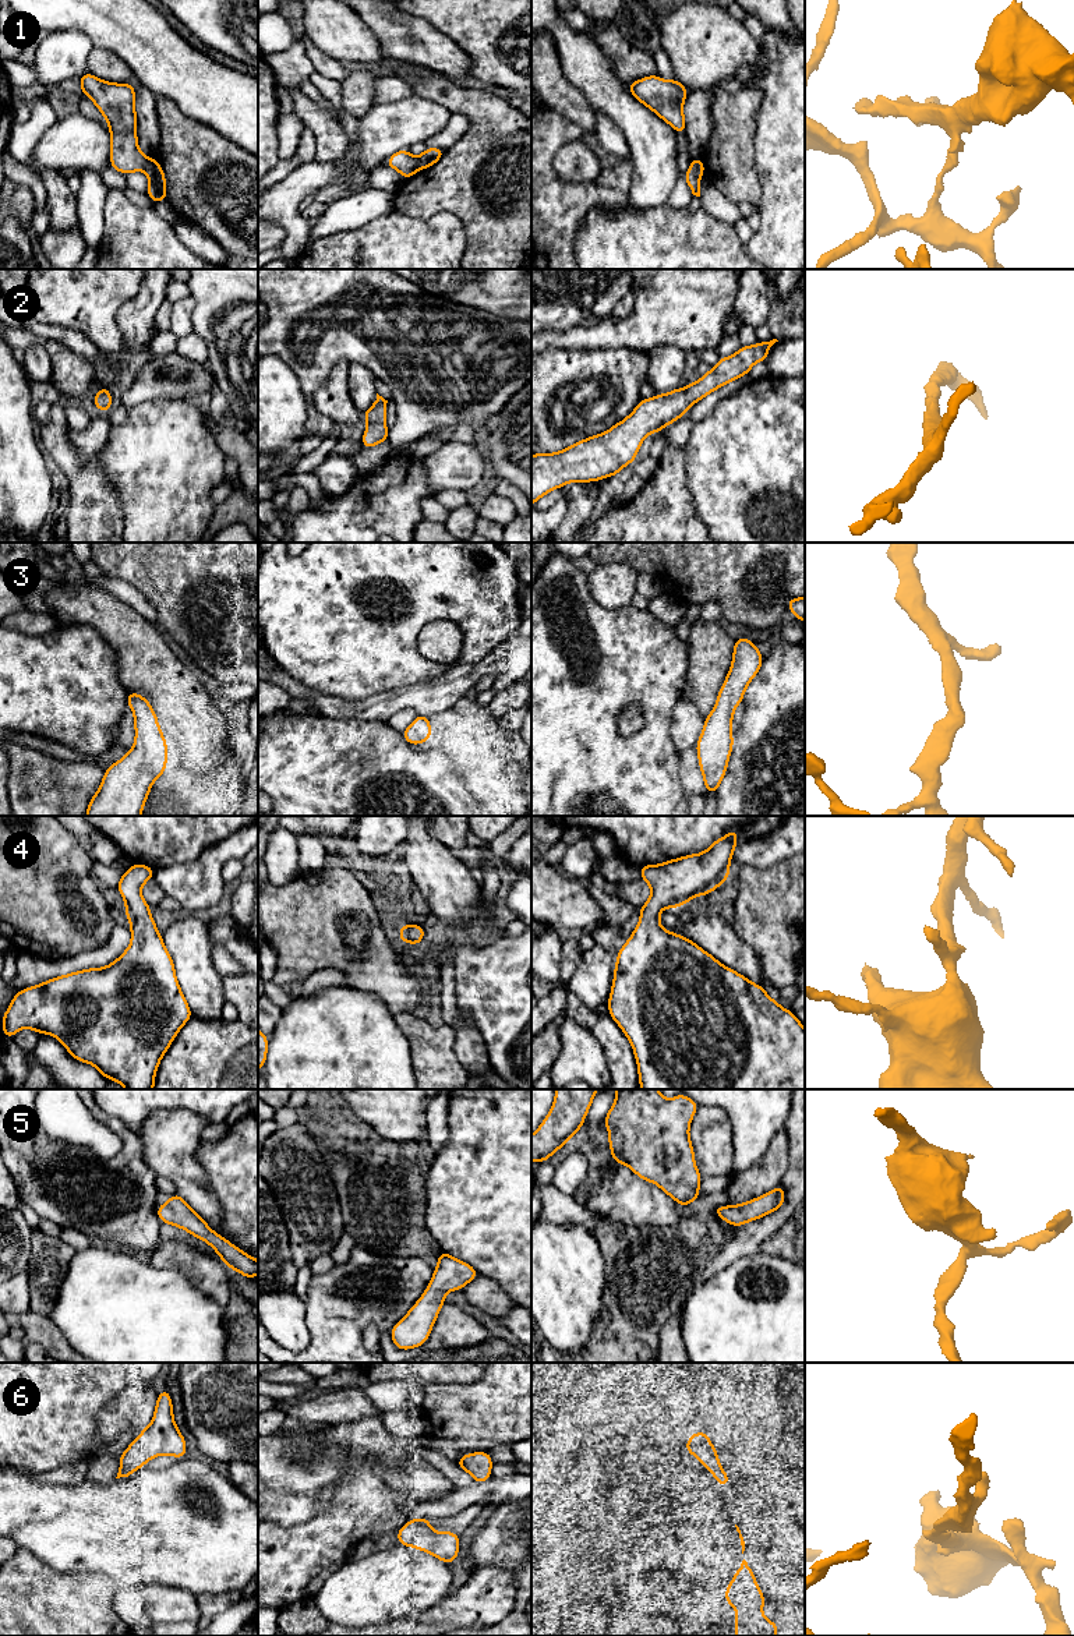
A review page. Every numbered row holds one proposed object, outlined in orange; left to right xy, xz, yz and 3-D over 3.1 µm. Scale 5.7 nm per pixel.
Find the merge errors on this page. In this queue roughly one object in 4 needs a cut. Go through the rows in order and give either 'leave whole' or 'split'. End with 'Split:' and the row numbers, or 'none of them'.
1: split
2: leave whole
3: leave whole
4: leave whole
5: leave whole
6: leave whole
Split: 1

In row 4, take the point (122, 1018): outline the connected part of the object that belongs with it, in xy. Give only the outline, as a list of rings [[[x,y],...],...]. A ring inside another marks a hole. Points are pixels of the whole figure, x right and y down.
[[[134,863],[117,884],[117,890],[126,901],[124,915],[128,918],[131,927],[128,948],[105,968],[77,971],[18,992],[3,1014],[1,1025],[7,1039],[24,1028],[31,1028],[36,1033],[49,1033],[57,1038],[75,1060],[95,1066],[106,1080],[117,1081],[126,1089],[153,1089],[160,1059],[170,1047],[177,1032],[192,1017],[176,979],[173,960],[151,916],[151,907],[141,895],[141,887],[153,874],[155,869]]]

